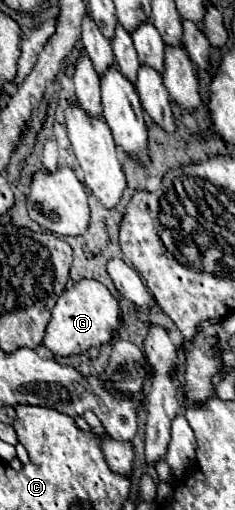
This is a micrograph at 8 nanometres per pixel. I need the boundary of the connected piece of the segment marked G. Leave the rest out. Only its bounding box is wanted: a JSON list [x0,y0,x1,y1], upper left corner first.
[43,280,119,358]

